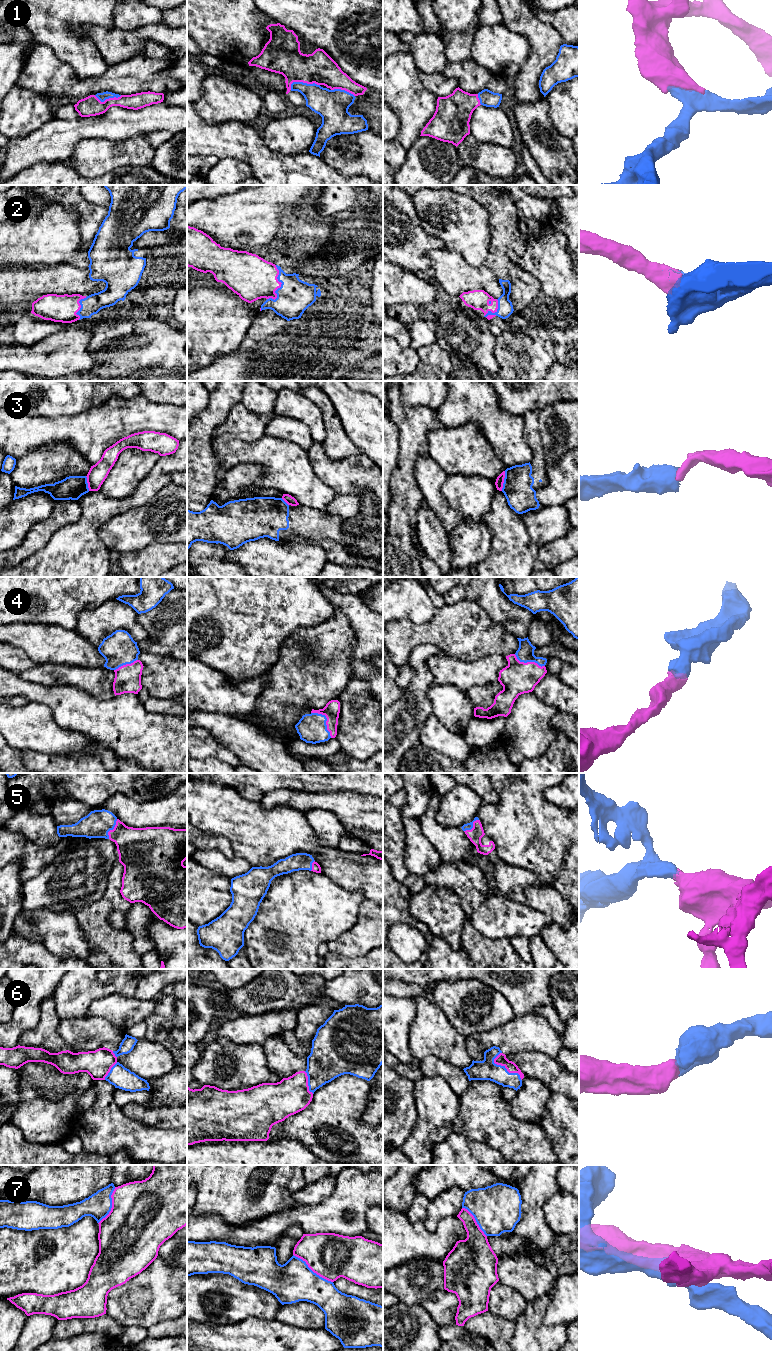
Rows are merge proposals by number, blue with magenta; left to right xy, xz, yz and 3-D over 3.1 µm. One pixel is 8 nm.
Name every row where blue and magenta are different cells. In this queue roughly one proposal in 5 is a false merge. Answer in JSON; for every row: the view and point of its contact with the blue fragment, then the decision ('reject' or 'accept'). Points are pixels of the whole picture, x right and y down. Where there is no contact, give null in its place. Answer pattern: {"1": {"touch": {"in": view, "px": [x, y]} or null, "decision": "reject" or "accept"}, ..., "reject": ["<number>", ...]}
{"1": {"touch": {"in": "xz", "px": [302, 82]}, "decision": "accept"}, "2": {"touch": {"in": "xz", "px": [281, 282]}, "decision": "accept"}, "3": {"touch": {"in": "yz", "px": [504, 481]}, "decision": "reject"}, "4": {"touch": {"in": "xz", "px": [326, 720]}, "decision": "accept"}, "5": {"touch": {"in": "xy", "px": [112, 829]}, "decision": "accept"}, "6": {"touch": {"in": "yz", "px": [504, 1067]}, "decision": "accept"}, "7": {"touch": {"in": "xz", "px": [311, 1270]}, "decision": "reject"}, "reject": ["3", "7"]}

